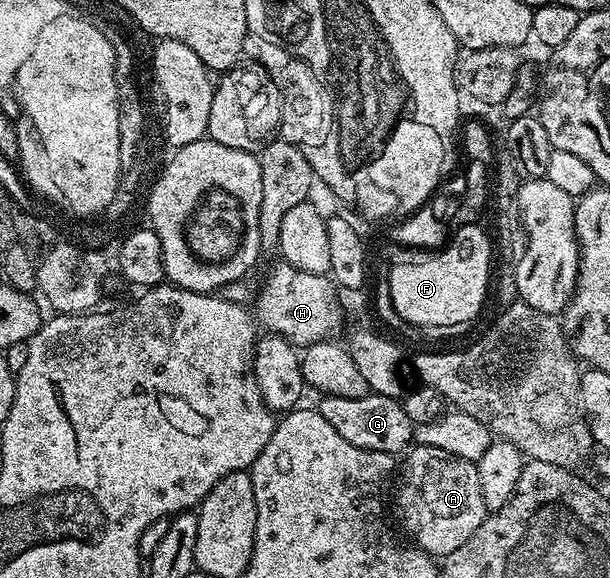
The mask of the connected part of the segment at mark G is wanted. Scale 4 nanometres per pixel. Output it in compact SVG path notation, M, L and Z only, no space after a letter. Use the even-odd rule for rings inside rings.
M369 393L366 397L326 395L319 401L318 409L322 417L326 417L328 424L344 440L350 441L350 445L358 445L358 449L374 449L378 453L390 453L396 457L413 446L414 425L410 417L406 417L406 409L399 398Z

